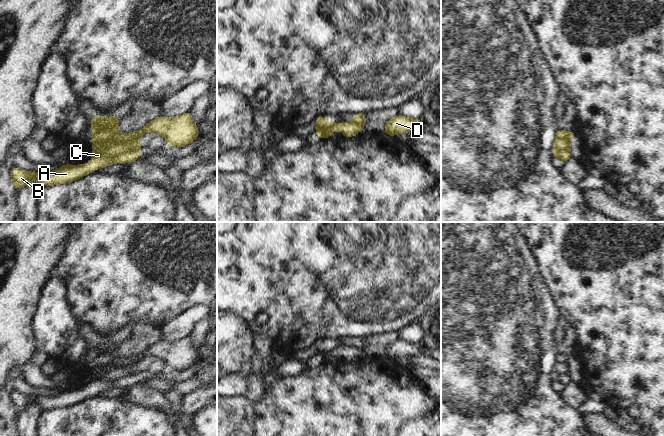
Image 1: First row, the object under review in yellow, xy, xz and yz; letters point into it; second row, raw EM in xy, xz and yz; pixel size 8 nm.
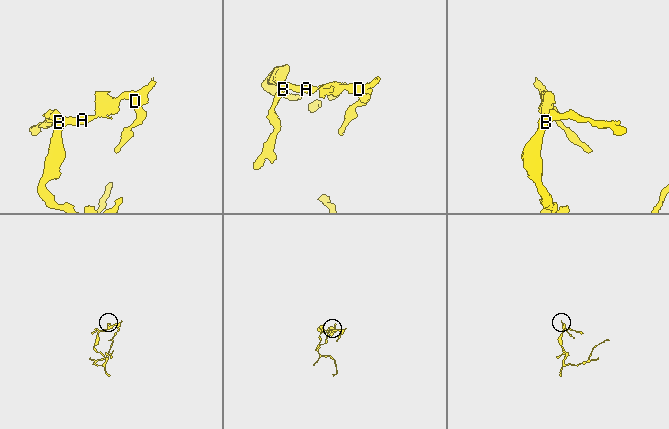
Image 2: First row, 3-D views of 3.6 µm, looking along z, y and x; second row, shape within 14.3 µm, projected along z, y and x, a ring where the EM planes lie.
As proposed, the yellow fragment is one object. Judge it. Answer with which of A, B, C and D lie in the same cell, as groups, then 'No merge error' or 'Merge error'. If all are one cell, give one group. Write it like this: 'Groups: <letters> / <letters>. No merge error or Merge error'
Groups: A B C / D. Merge error.

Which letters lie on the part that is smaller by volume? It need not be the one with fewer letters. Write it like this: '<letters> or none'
D

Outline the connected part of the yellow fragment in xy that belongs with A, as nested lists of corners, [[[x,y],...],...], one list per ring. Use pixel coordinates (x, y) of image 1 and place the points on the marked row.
[[[93,116],[92,117],[92,163],[91,164],[80,164],[72,166],[69,163],[61,166],[61,168],[53,174],[45,172],[26,172],[20,170],[17,167],[13,167],[10,171],[11,177],[14,182],[16,191],[21,187],[26,186],[29,181],[39,181],[47,186],[53,186],[55,184],[66,184],[73,182],[83,176],[87,176],[89,172],[95,171],[98,168],[106,167],[110,164],[116,164],[118,162],[131,163],[137,160],[141,155],[142,151],[139,146],[142,142],[142,136],[134,136],[131,133],[120,135],[119,123],[117,122],[120,116]]]

